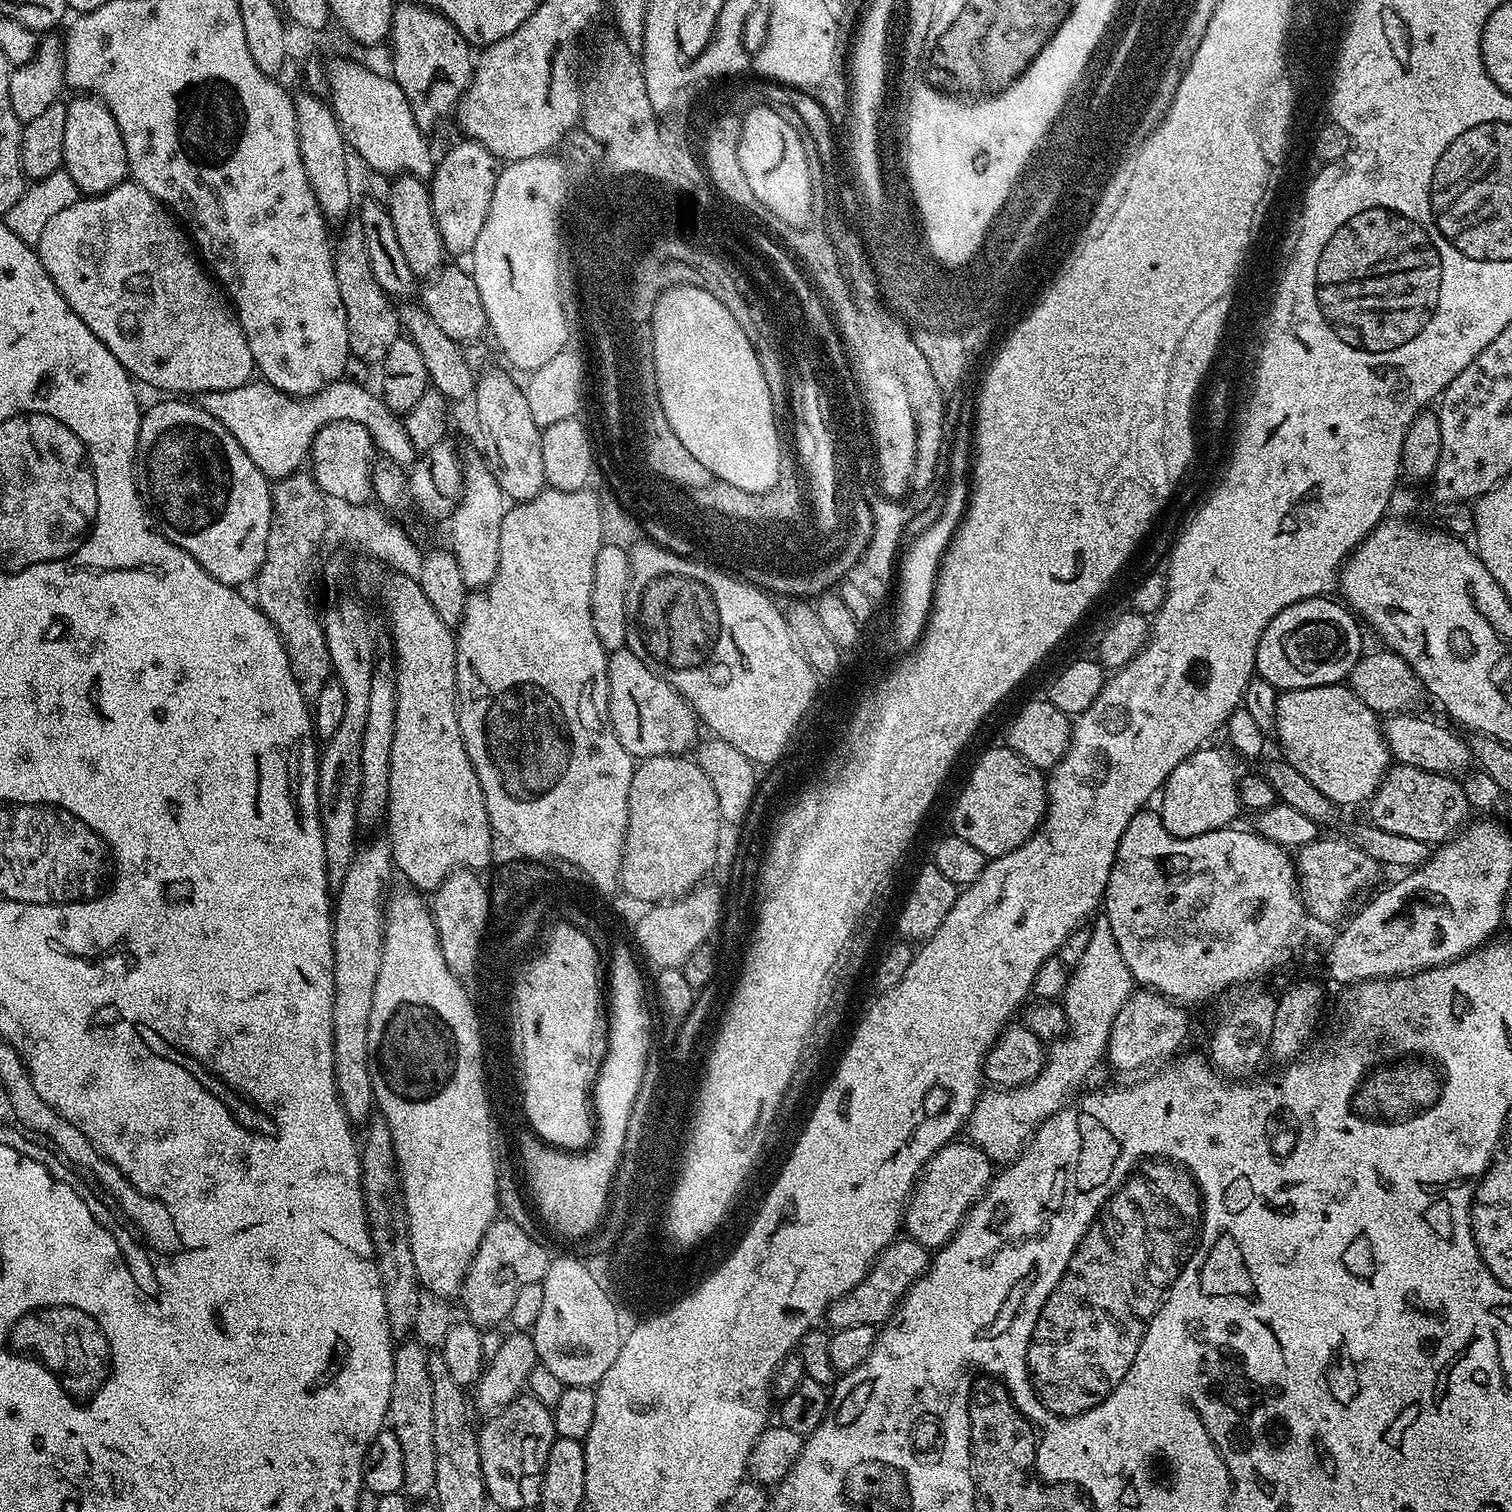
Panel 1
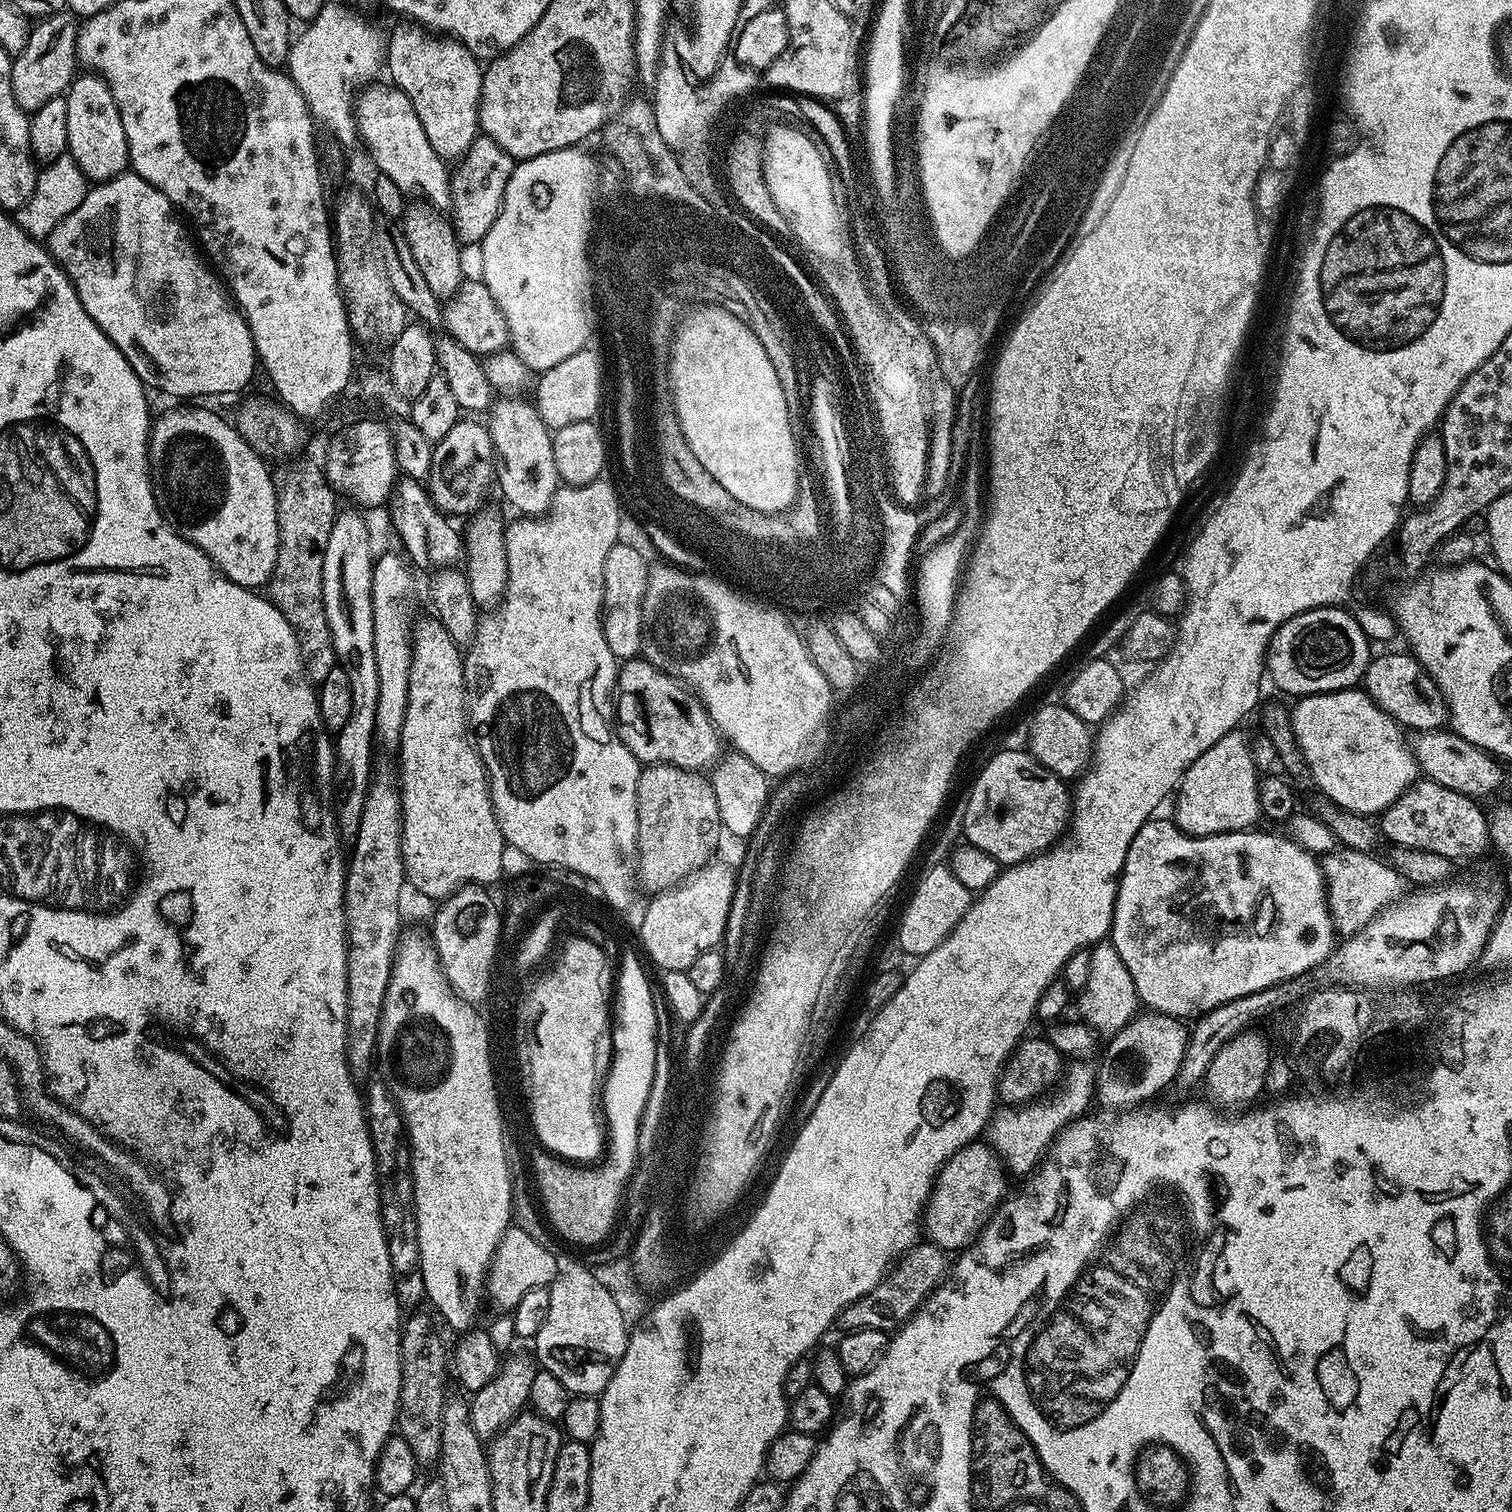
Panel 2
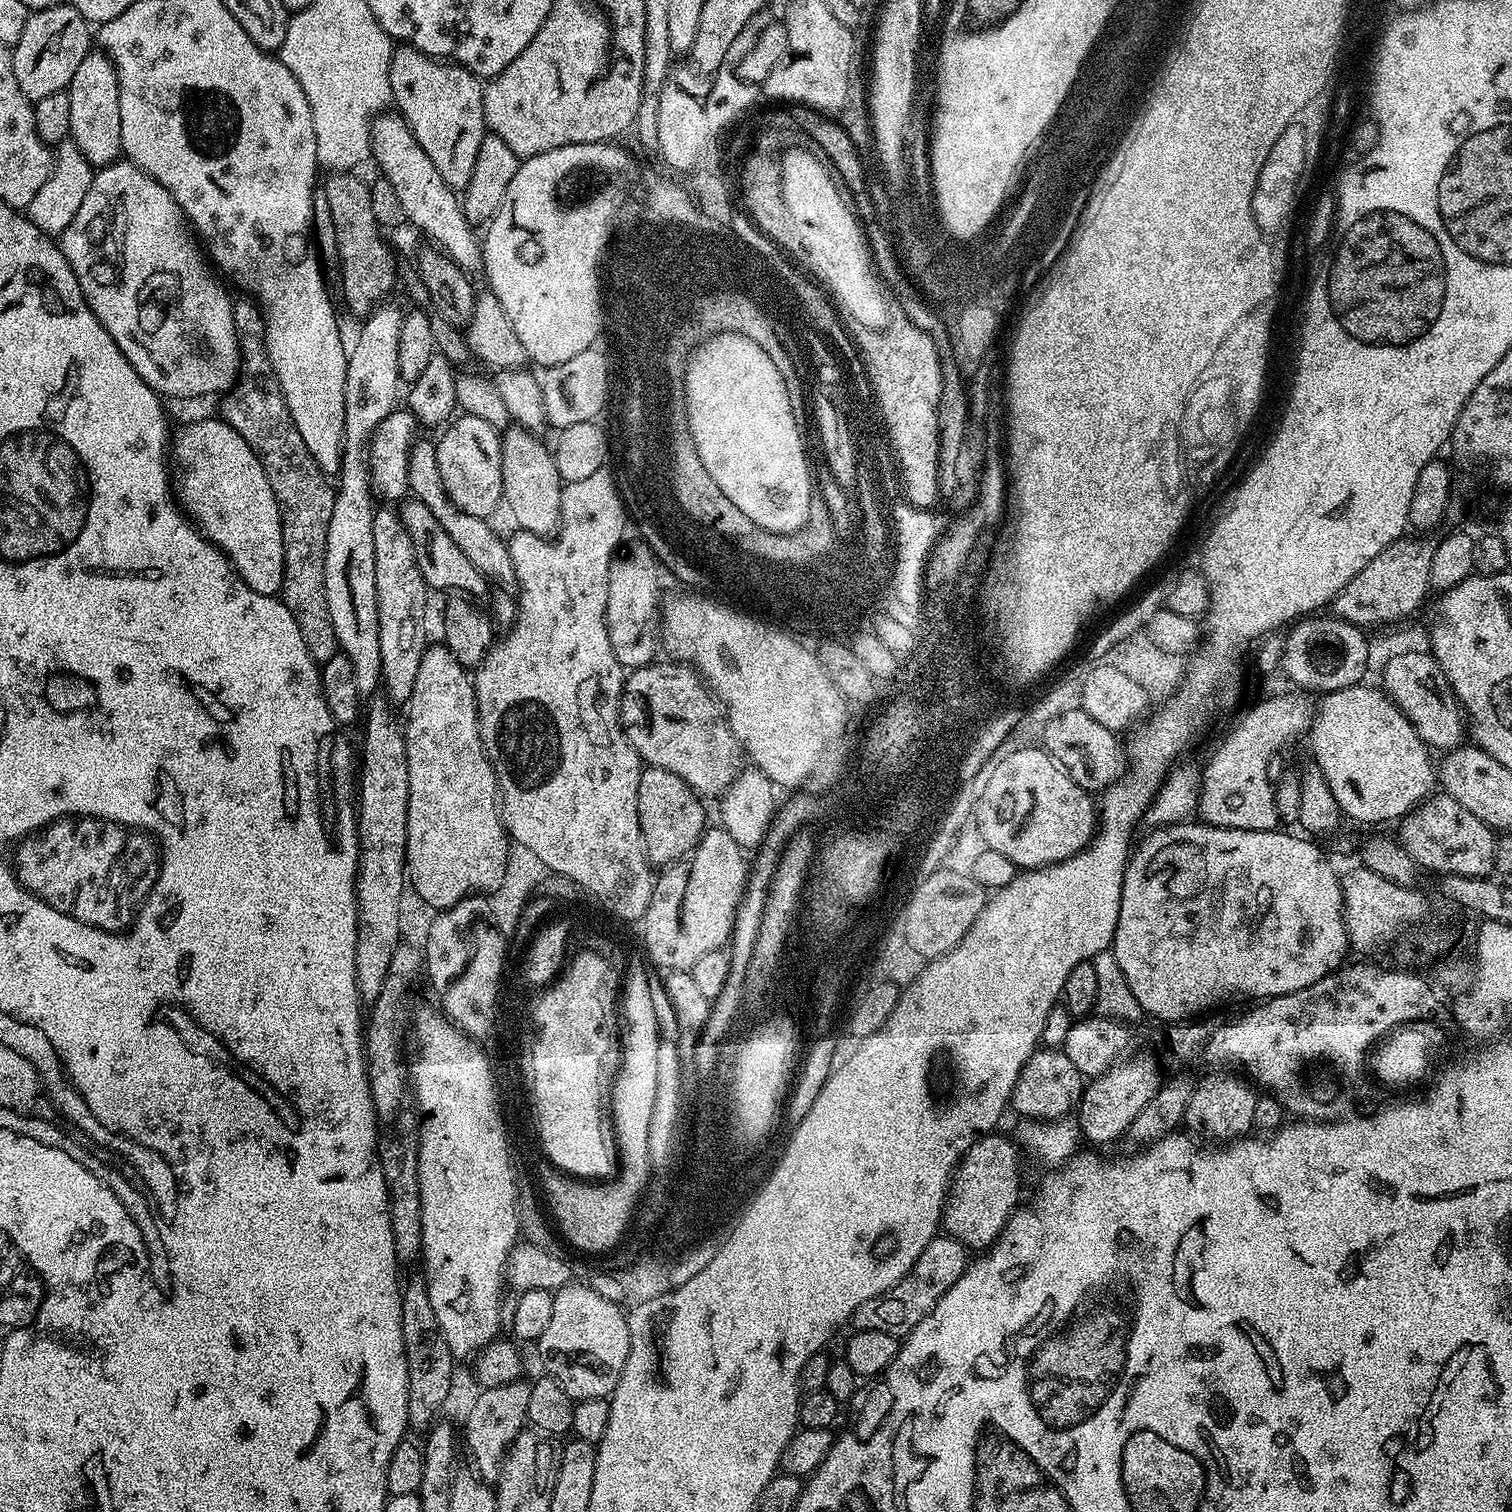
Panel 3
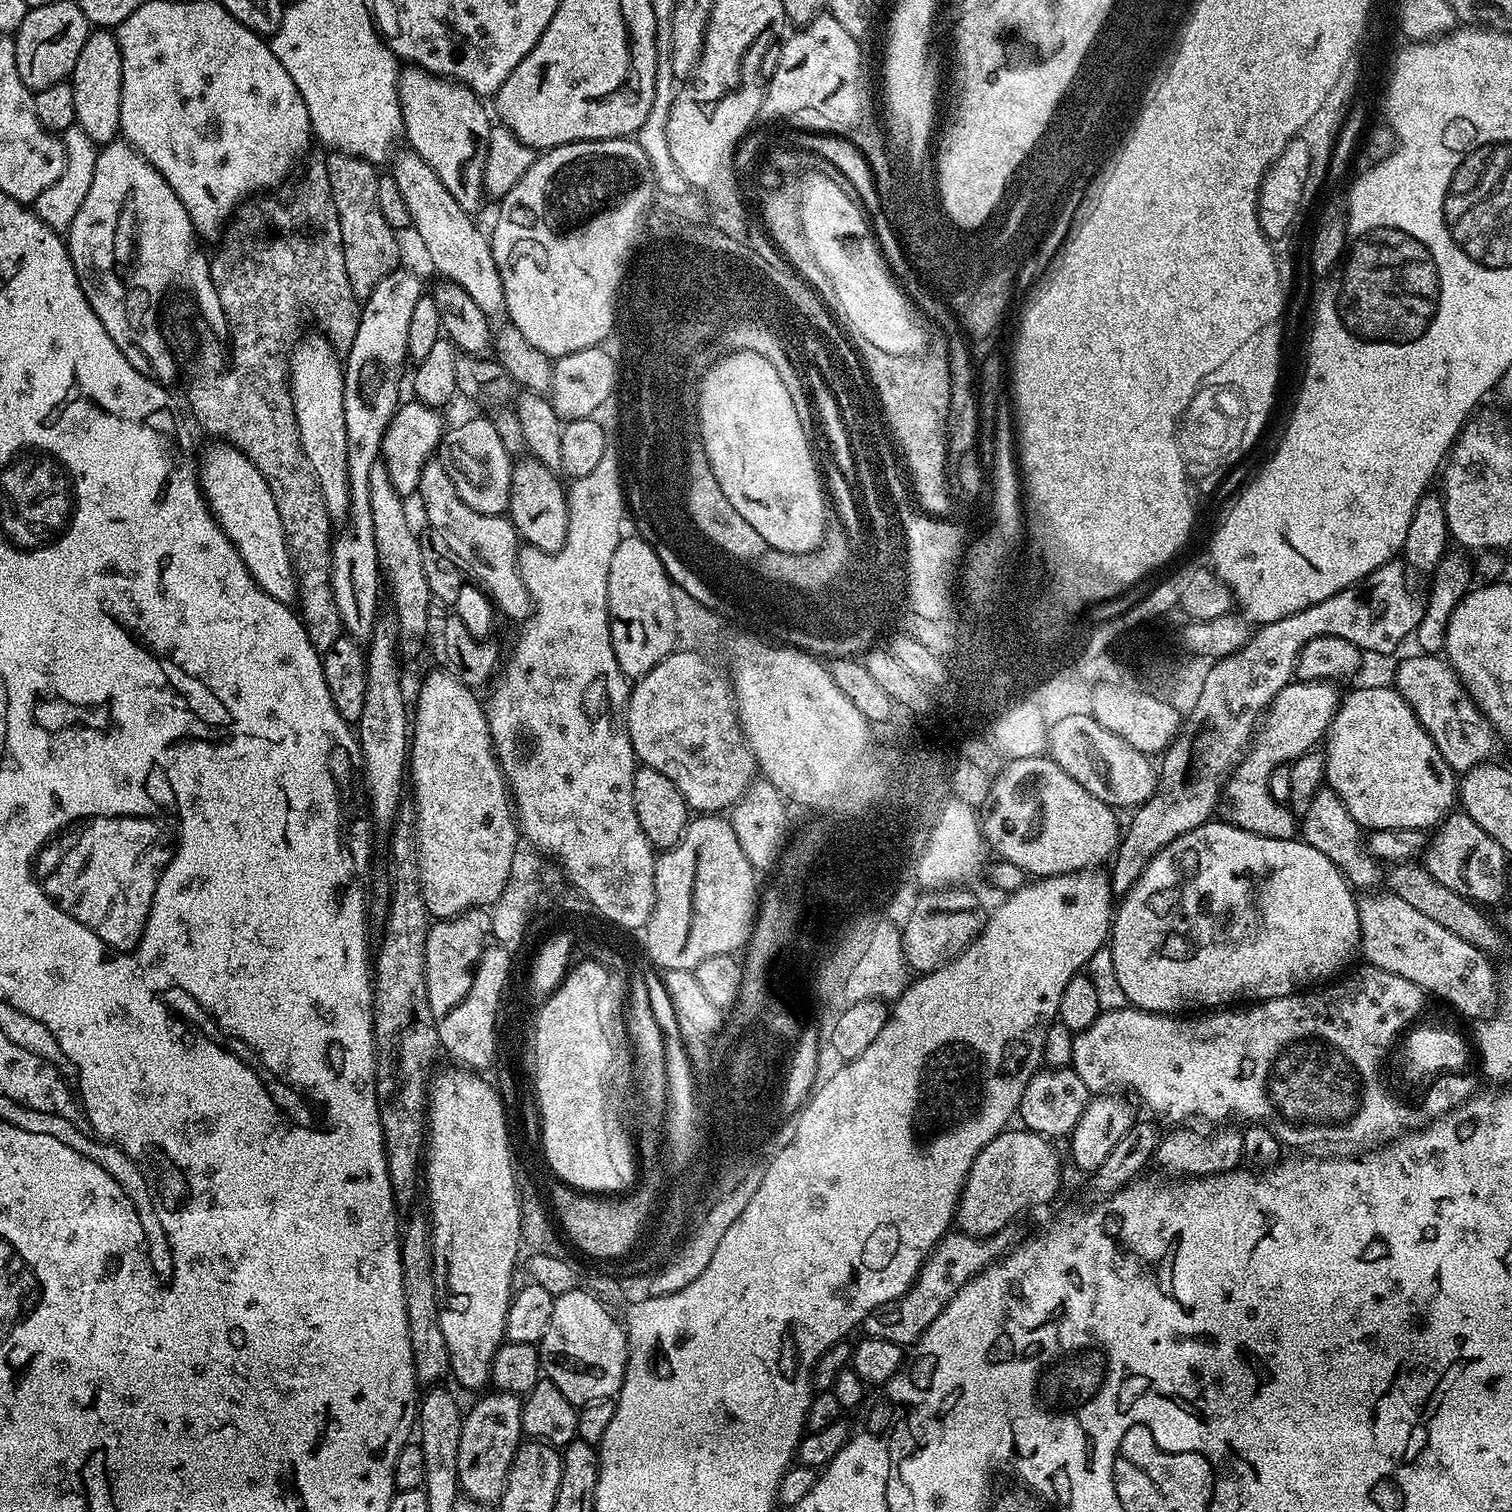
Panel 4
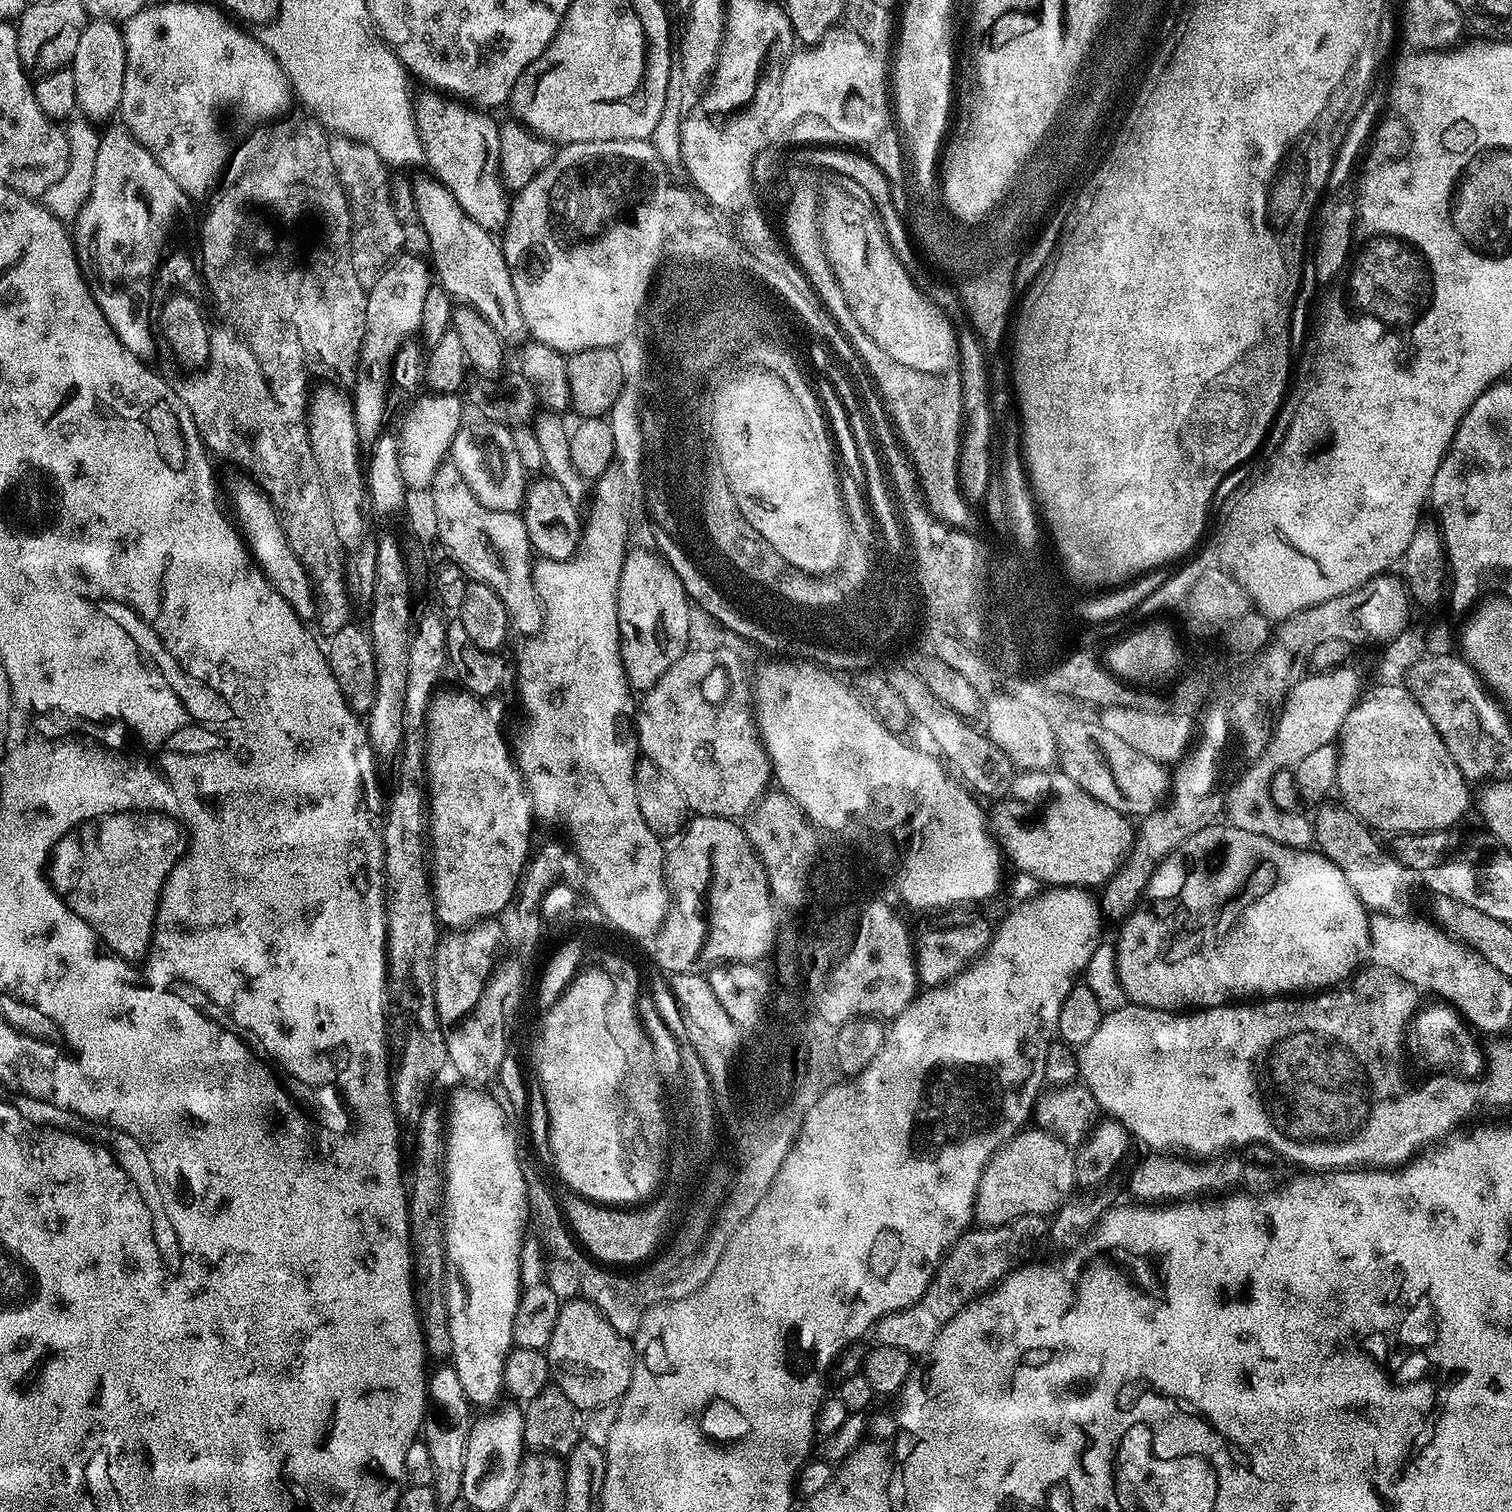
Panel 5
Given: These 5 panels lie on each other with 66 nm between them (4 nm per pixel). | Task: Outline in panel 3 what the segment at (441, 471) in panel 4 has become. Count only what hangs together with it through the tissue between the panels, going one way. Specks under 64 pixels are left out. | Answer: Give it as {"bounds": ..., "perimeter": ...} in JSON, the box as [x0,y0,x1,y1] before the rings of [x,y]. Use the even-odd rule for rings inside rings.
{"bounds":[408,439,516,586],"perimeter":[[[417,439],[412,445],[408,467],[408,491],[434,514],[443,530],[446,530],[458,549],[462,550],[462,554],[473,563],[481,575],[492,582],[497,580],[500,586],[515,585],[516,575],[505,537],[496,536],[495,530],[490,526],[492,524],[487,519],[466,514],[454,504],[447,493],[445,477],[439,473],[436,445],[432,440]]]}

